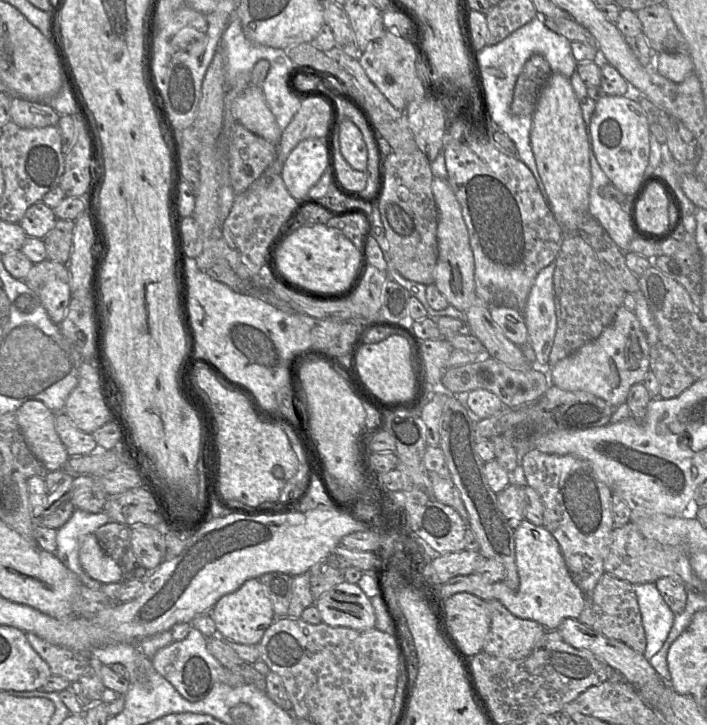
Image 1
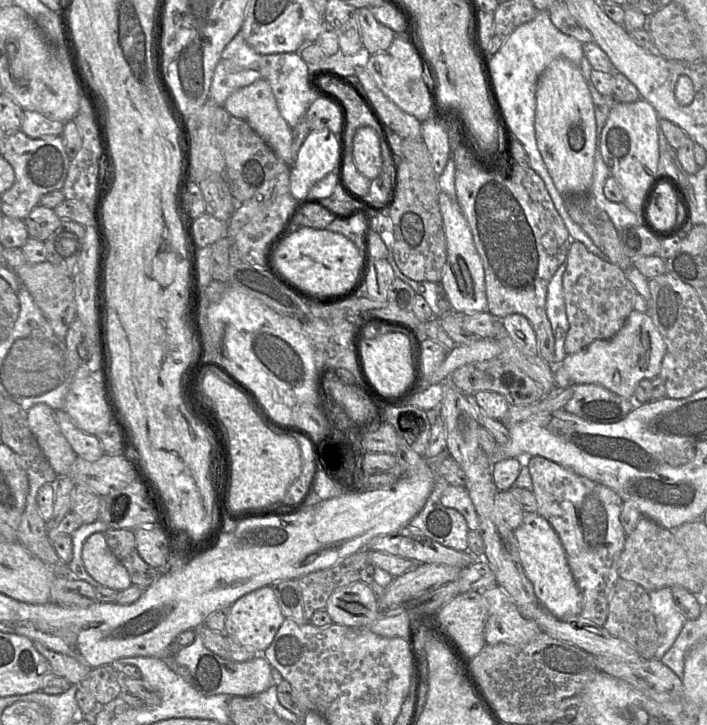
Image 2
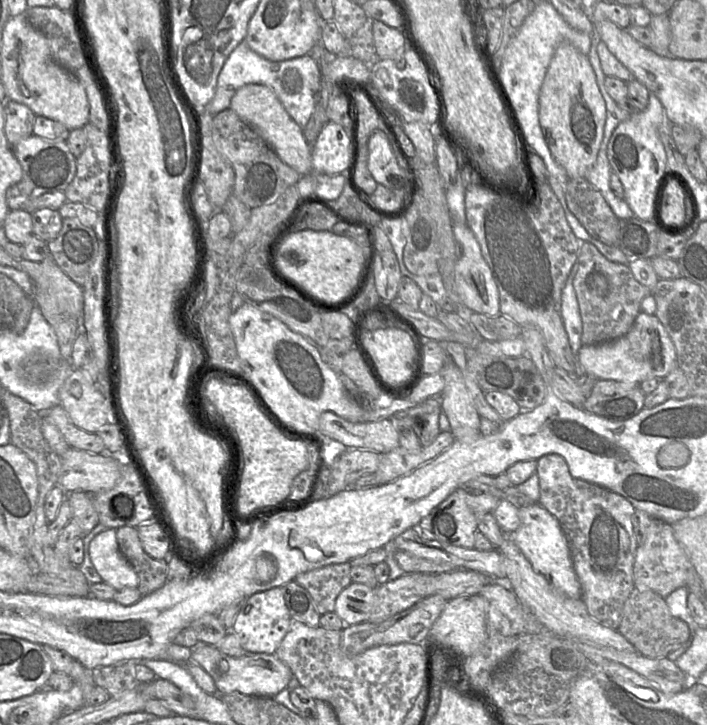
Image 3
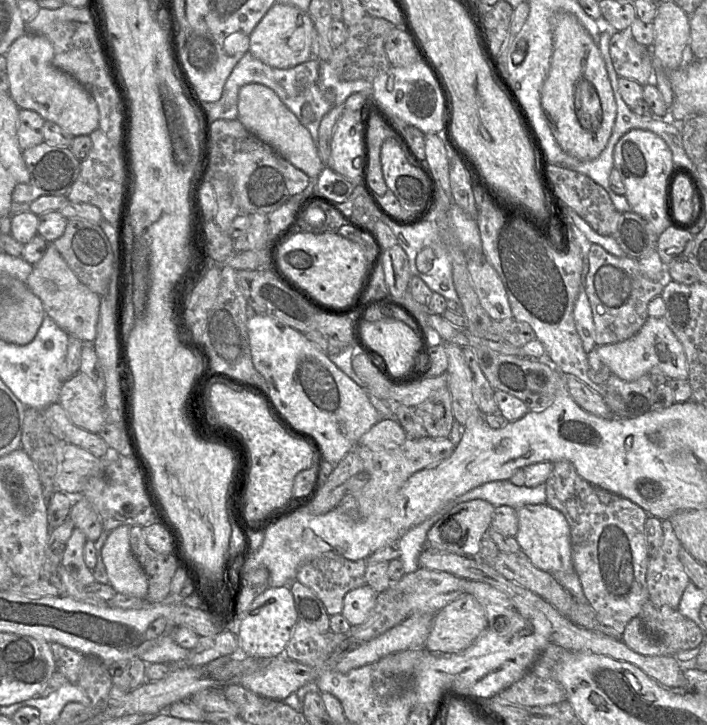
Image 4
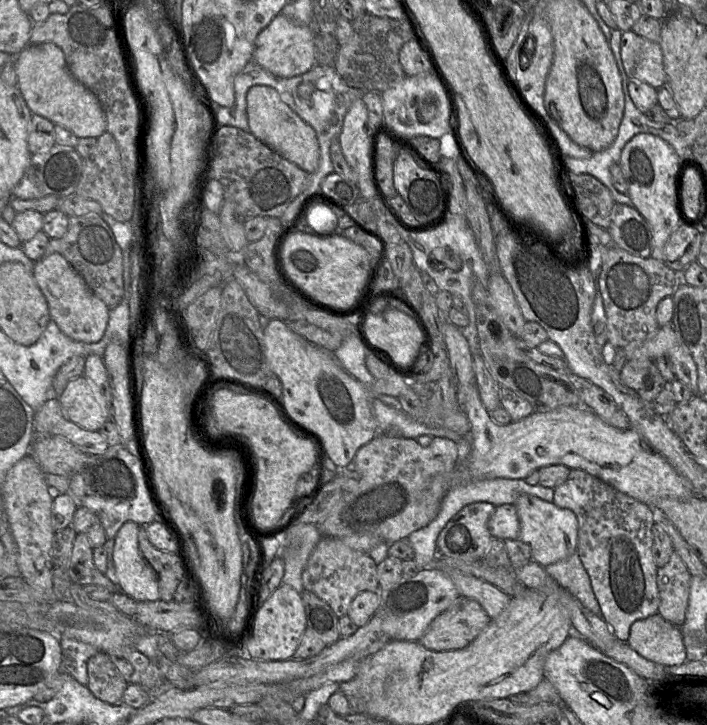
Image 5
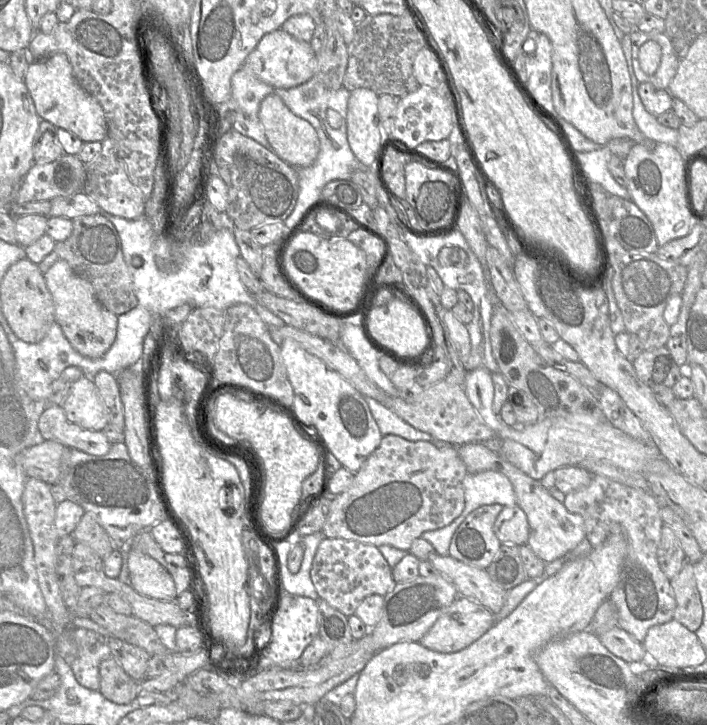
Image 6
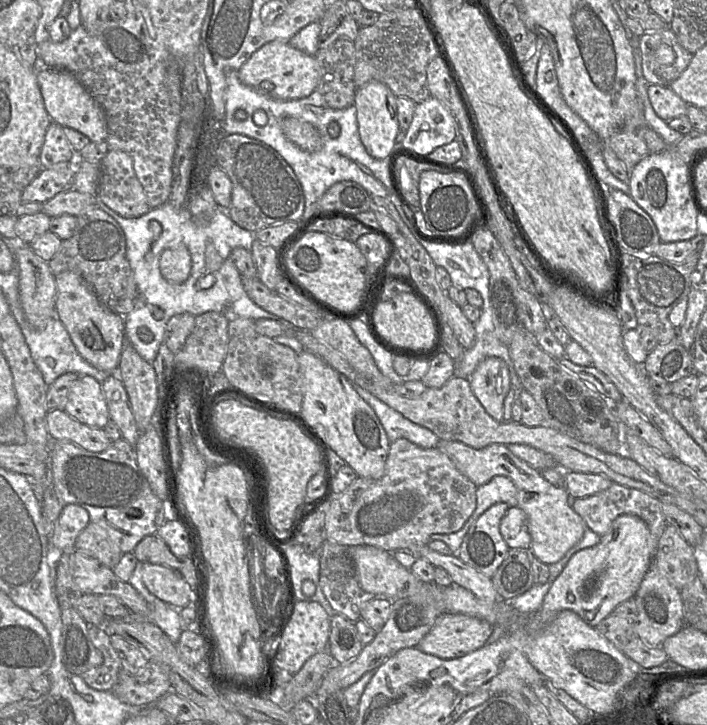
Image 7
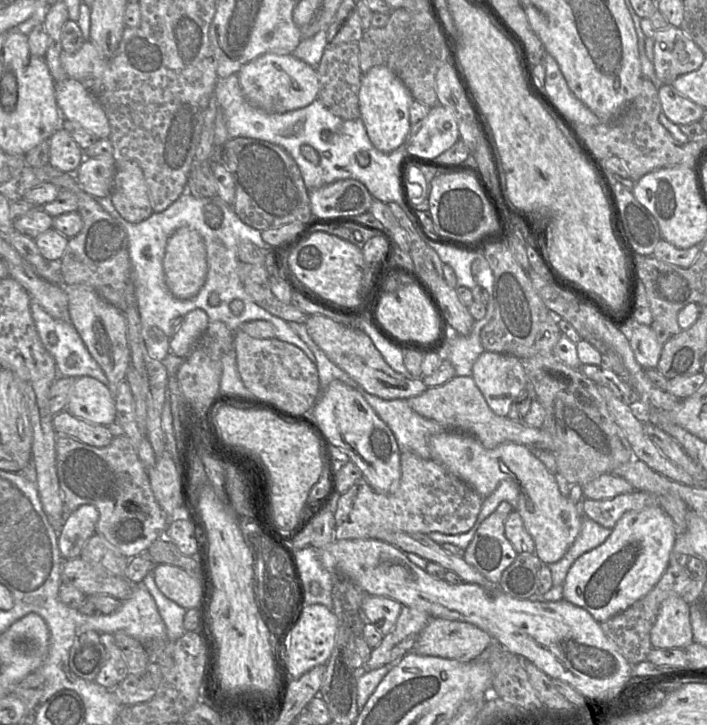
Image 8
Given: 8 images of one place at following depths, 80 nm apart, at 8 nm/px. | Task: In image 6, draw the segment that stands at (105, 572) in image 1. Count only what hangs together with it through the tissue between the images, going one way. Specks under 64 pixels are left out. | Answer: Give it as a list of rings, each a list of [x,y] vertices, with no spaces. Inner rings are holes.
[[[126,548],[124,551],[129,582],[137,592],[158,600],[176,600],[174,580],[160,563],[139,550]]]

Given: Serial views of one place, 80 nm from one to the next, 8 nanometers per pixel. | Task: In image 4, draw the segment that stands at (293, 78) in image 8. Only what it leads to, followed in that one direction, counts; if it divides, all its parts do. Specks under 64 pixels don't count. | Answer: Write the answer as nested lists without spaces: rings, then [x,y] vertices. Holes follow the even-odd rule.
[[[276,2],[254,28],[250,36],[250,53],[276,69],[289,69],[311,58],[314,24],[305,11]]]

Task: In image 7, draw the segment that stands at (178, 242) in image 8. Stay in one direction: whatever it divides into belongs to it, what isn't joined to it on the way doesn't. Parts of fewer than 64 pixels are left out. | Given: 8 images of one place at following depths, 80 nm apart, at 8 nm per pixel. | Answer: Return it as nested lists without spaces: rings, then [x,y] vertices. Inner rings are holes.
[[[184,244],[165,249],[159,260],[163,277],[173,283],[182,284],[191,272],[192,260],[189,250]]]

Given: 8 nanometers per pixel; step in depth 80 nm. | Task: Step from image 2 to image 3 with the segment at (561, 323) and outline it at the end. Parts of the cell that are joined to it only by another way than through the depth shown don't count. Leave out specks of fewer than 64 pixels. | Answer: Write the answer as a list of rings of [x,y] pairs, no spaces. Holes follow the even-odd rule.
[[[577,262],[568,277],[562,294],[561,316],[569,337],[569,343],[574,353],[577,353],[584,345],[581,343],[583,330],[582,318],[576,293],[573,287],[573,278],[577,271]]]

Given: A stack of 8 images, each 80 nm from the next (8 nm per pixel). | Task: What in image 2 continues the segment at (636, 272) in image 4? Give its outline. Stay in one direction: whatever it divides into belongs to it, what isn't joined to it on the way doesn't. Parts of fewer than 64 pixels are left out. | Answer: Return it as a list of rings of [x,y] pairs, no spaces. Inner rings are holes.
[[[573,240],[569,247],[562,282],[569,321],[564,343],[566,355],[578,352],[596,340],[613,337],[634,310],[634,299],[638,292],[627,273],[618,265],[592,253],[581,241]]]

